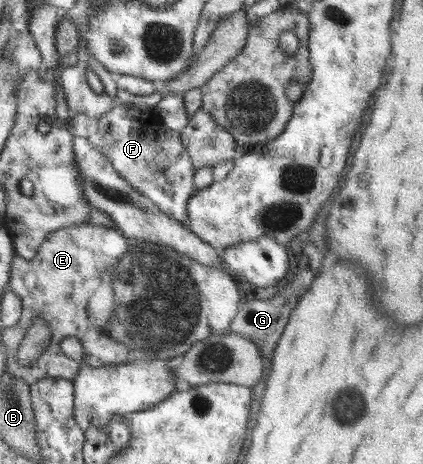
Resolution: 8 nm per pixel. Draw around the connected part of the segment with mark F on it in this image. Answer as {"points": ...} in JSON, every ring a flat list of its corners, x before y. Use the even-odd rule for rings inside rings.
{"points":[[117,103,105,115,99,118,88,117,87,114,70,114,69,121,65,123,67,130,73,137,79,136,89,140,90,148,98,148,101,154,105,155,113,165,113,168,140,193,148,196,163,214,180,223,187,220,187,201,193,194,194,188,192,178,194,168,192,160,182,146,180,132,167,128,159,119,155,109,145,109,144,111,137,106,127,106]]}

